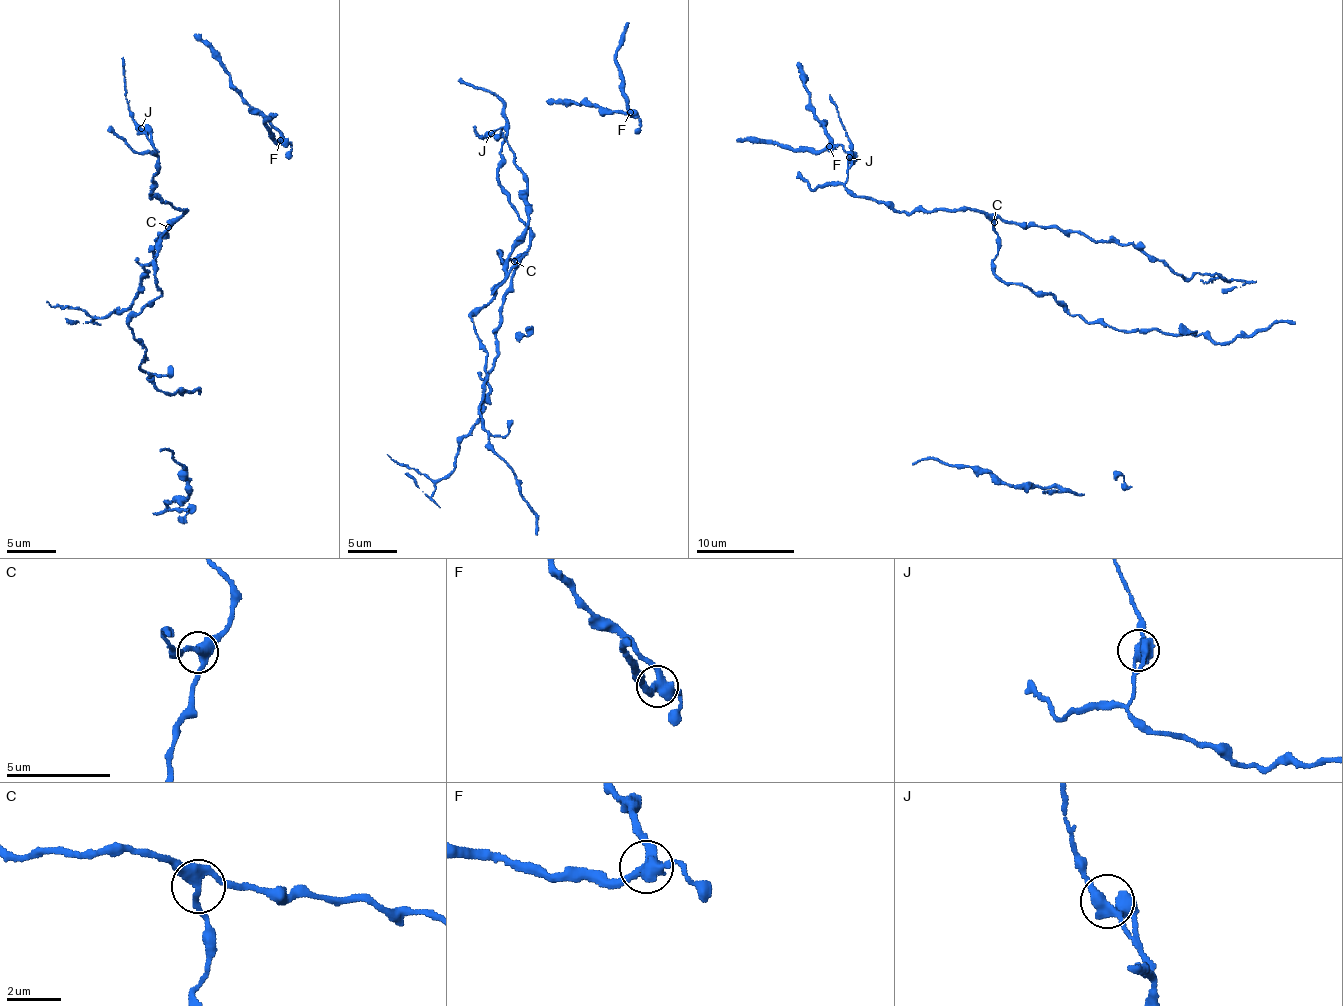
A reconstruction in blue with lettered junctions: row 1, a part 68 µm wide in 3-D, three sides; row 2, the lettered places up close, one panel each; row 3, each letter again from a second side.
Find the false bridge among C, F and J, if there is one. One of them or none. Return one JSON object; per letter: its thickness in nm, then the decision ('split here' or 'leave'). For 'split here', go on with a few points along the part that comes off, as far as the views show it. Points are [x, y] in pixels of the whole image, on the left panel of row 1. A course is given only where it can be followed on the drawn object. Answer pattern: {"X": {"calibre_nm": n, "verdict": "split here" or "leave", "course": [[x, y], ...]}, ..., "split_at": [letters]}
{"C": {"calibre_nm": 340, "verdict": "leave"}, "F": {"calibre_nm": 400, "verdict": "split here", "course": [[281, 141], [265, 123], [265, 120], [276, 115]]}, "J": {"calibre_nm": 360, "verdict": "leave"}, "split_at": ["F"]}

